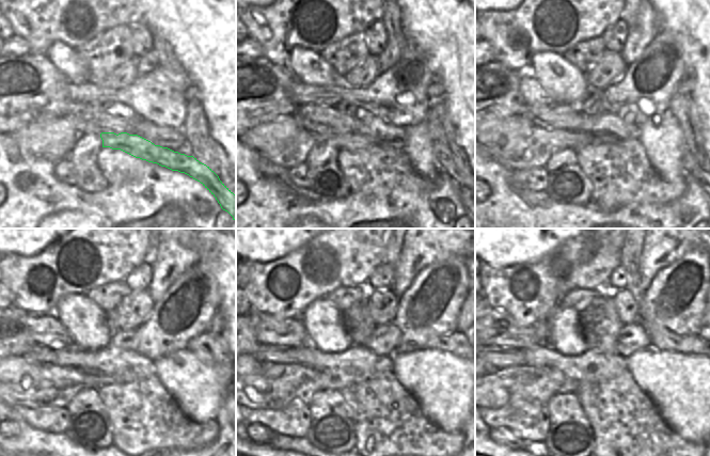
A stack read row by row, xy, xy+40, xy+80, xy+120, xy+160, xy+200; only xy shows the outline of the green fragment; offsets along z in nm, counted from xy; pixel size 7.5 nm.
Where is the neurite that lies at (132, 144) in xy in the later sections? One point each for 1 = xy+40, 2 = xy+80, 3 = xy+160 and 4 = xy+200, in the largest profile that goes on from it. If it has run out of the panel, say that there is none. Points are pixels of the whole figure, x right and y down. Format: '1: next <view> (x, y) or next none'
1: next xy+40 (298, 152)
2: next xy+80 (537, 151)
3: next xy+160 (279, 386)
4: next xy+200 (496, 389)

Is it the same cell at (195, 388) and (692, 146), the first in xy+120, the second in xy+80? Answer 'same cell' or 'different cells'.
different cells

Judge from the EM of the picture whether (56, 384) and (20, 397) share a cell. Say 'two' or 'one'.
one

